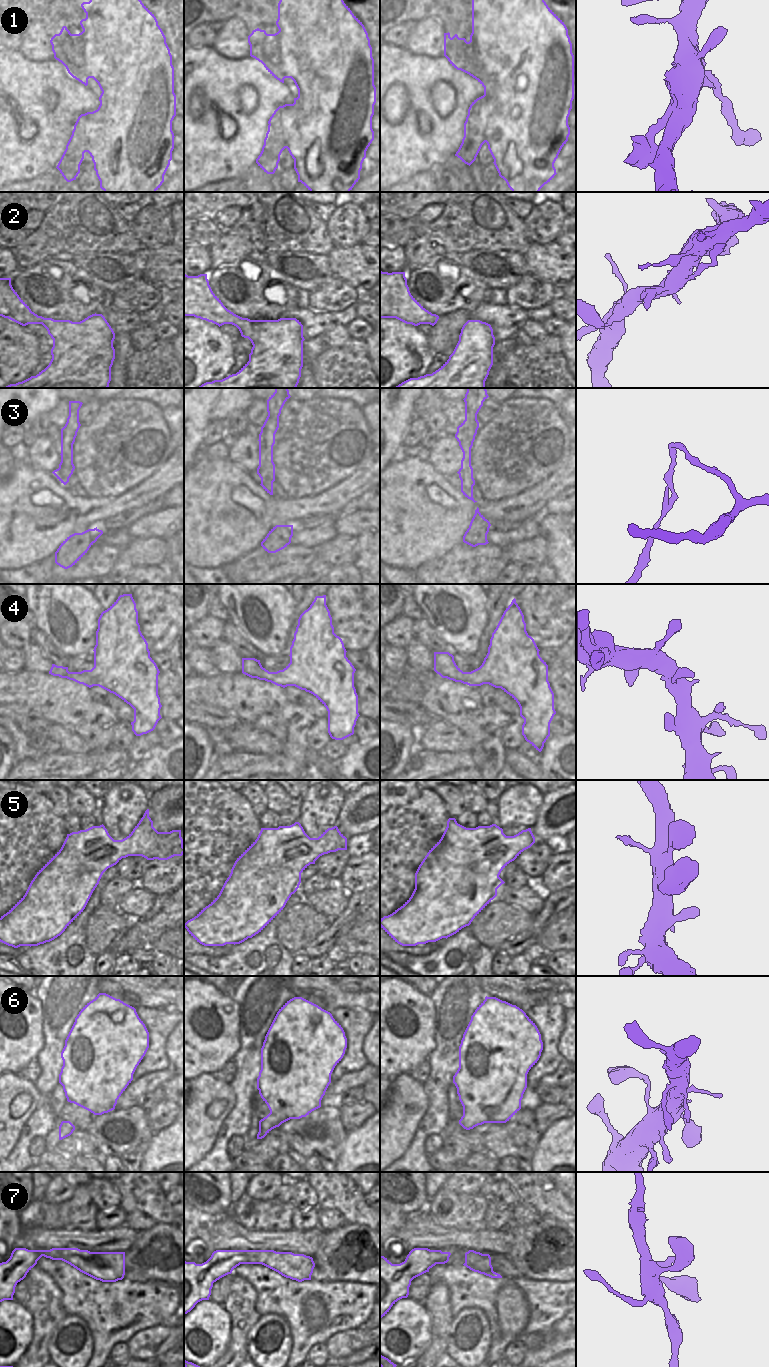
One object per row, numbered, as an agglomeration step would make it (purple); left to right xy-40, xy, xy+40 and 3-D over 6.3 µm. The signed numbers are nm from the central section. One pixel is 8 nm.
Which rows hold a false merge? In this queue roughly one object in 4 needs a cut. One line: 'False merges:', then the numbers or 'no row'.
False merges: 1, 3

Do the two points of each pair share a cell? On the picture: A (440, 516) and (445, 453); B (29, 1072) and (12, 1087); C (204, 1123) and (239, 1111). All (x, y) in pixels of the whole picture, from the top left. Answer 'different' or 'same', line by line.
A: different
B: different
C: different

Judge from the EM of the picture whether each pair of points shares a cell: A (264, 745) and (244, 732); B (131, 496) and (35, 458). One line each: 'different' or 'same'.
A: same
B: different

